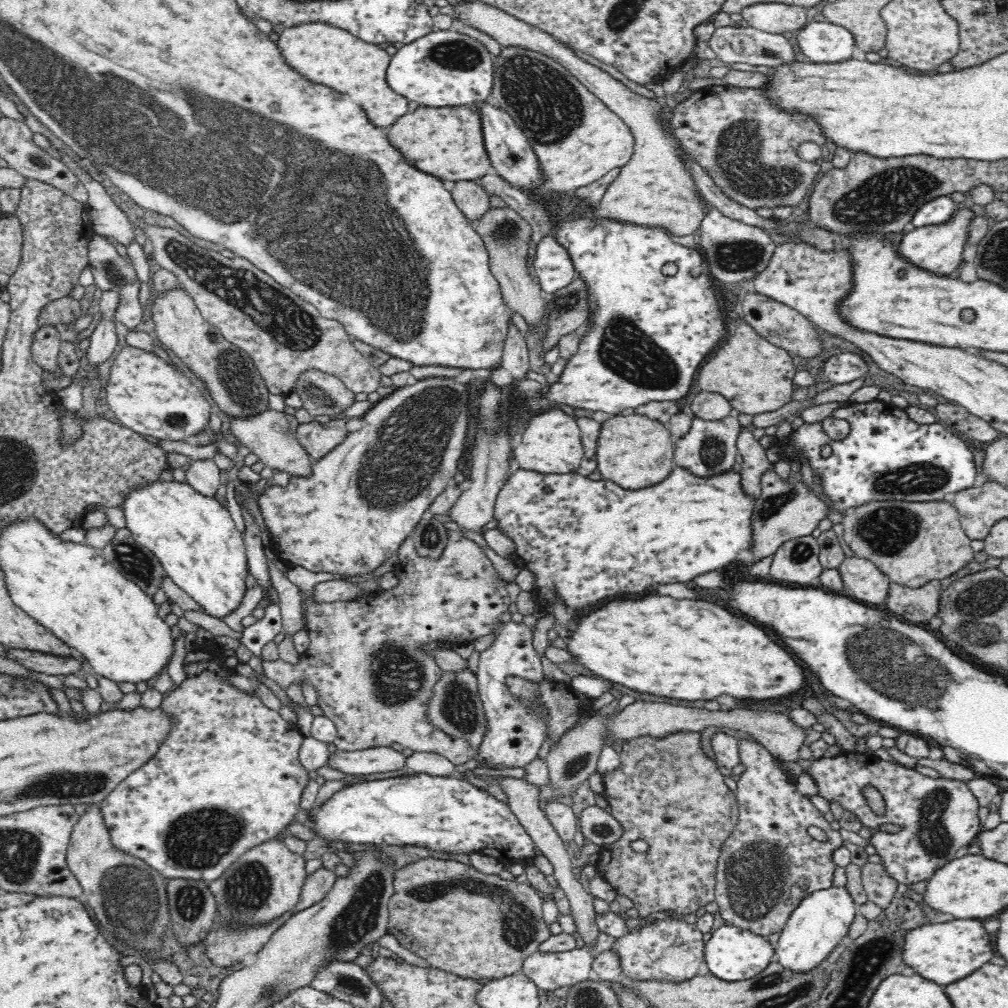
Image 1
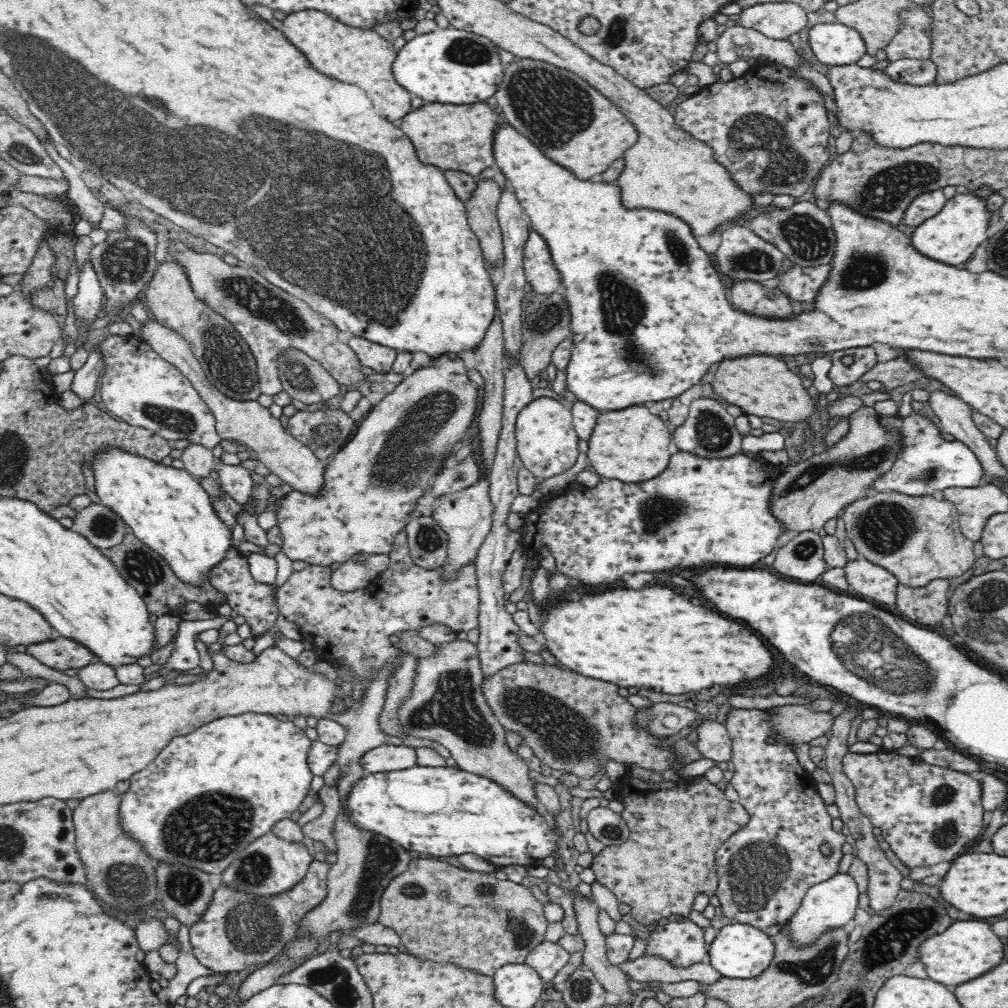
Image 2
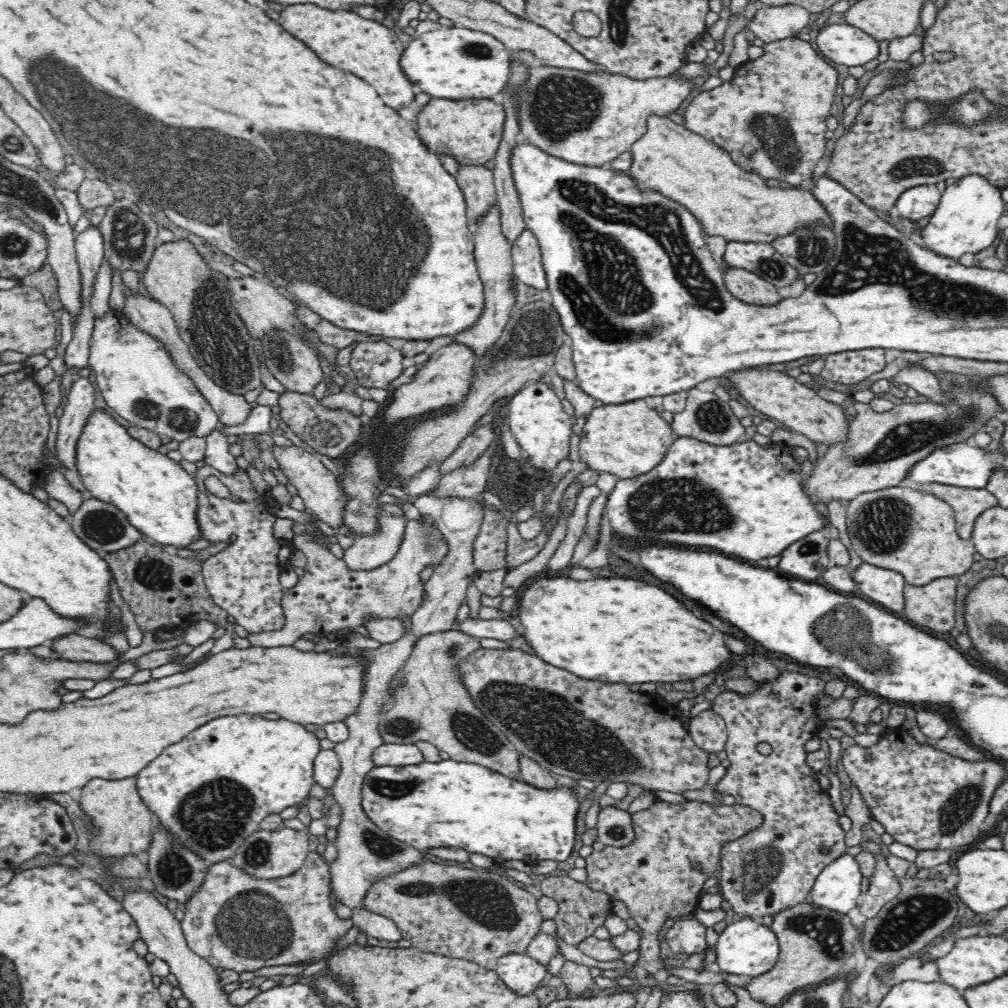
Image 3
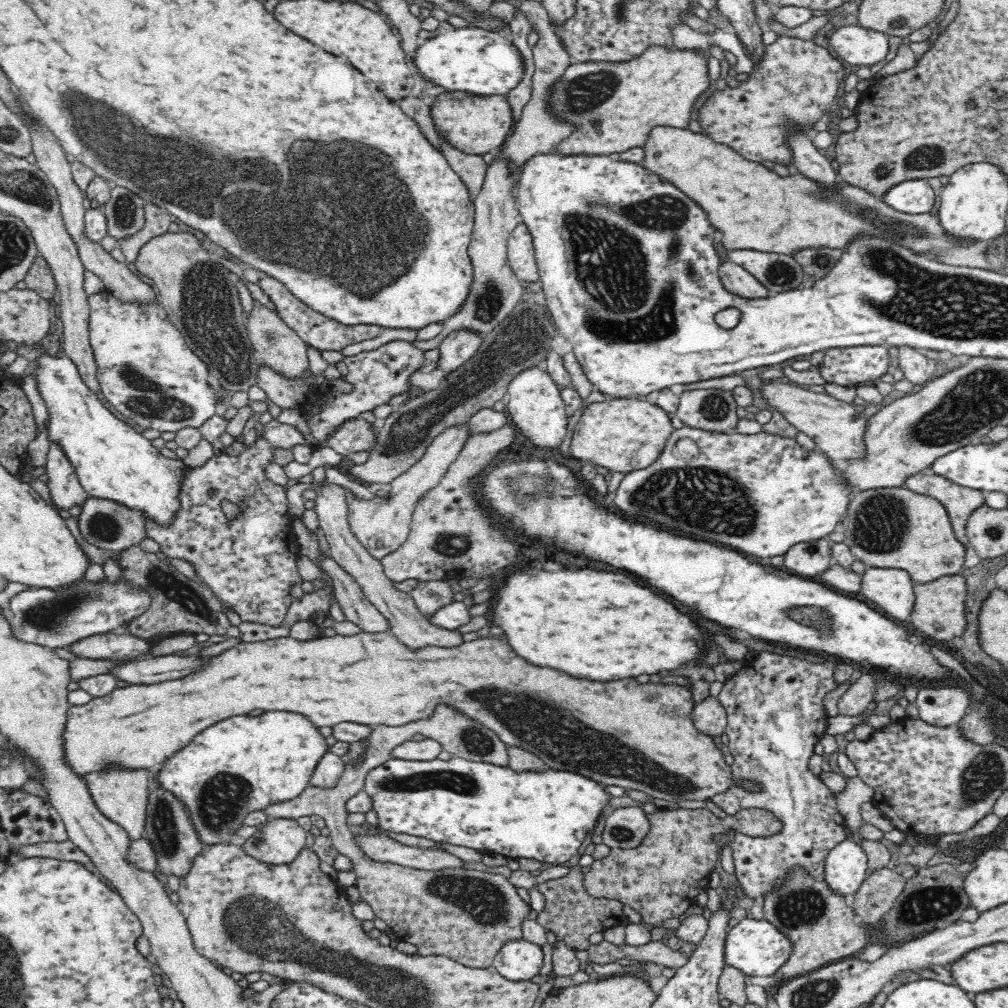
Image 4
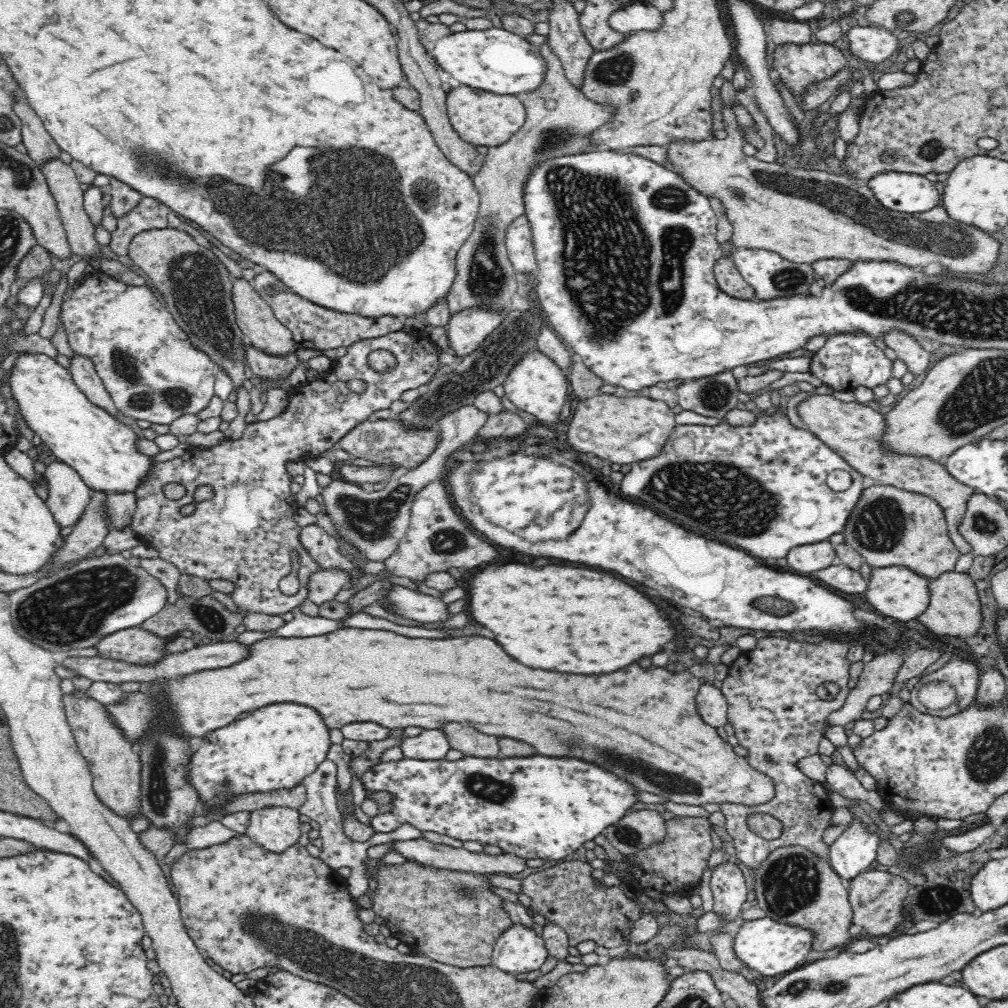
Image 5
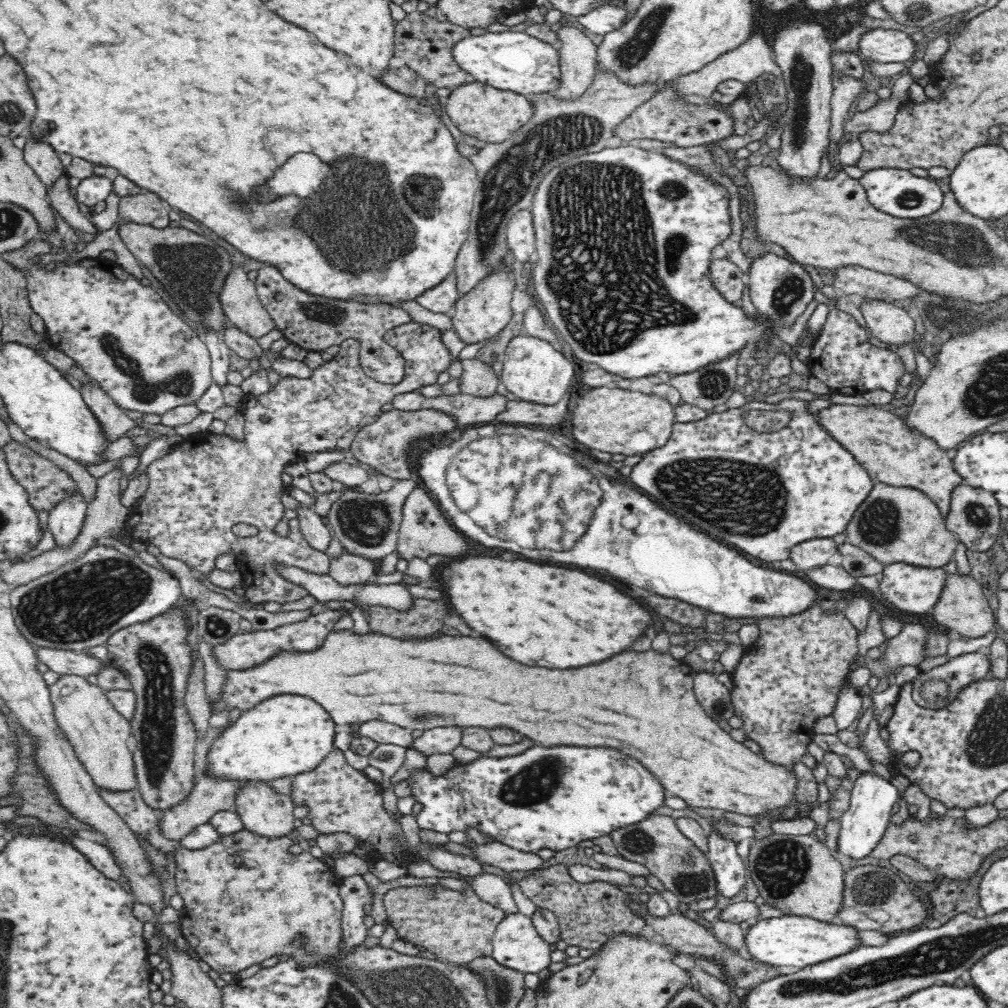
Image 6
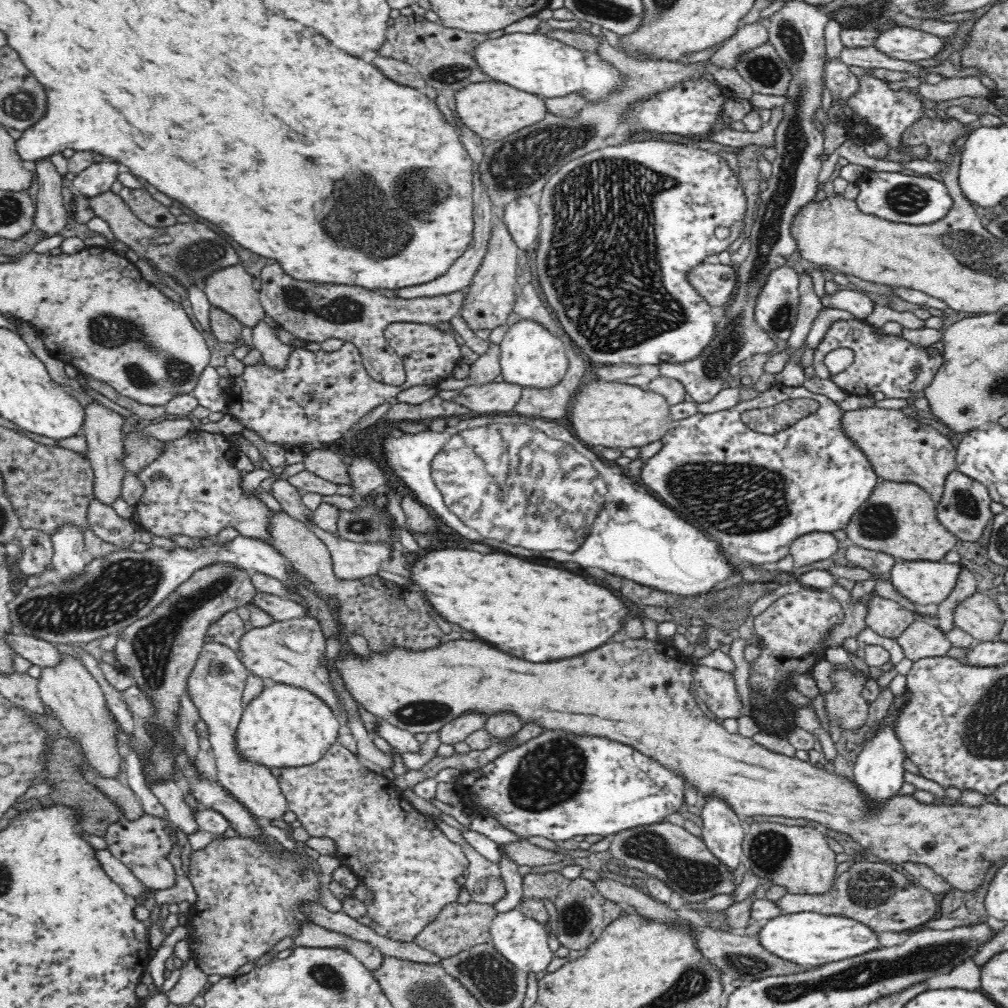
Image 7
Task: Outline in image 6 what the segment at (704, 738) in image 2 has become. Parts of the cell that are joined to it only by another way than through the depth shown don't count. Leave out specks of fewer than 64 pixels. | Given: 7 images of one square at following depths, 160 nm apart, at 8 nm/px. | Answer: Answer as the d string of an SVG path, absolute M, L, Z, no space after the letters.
M709 671L694 673L693 690L700 705L715 720L727 720L735 714L731 691Z

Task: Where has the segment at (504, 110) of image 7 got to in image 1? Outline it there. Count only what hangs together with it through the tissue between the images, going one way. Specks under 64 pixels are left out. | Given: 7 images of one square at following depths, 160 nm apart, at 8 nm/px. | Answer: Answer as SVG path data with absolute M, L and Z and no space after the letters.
M420 106L412 114L406 114L396 120L396 124L392 124L388 132L388 138L398 150L402 150L408 162L422 160L412 164L418 170L424 170L425 174L432 174L441 181L477 181L492 171L492 162L488 157L482 134L482 118L478 108Z

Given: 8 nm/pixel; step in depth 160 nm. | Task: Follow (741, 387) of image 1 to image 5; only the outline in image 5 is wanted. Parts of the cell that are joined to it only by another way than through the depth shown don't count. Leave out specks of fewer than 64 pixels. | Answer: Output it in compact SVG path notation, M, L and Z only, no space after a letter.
M814 395L808 397L798 406L798 414L812 431L835 450L854 470L884 485L895 486L902 490L923 494L933 498L941 507L947 522L948 532L960 554L973 552L968 541L958 531L960 520L966 510L969 494L976 490L957 481L948 472L942 461L932 460L928 456L898 454L891 452L883 444L883 436L888 428L885 415L872 409L868 404L858 401L841 402L832 395Z

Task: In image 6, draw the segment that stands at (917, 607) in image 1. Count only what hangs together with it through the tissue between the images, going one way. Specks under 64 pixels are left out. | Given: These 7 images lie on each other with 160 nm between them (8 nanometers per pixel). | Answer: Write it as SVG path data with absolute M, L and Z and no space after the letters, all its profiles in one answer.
M950 573L944 583L943 593L931 610L934 620L949 628L954 635L979 638L988 636L997 626L996 615L983 593L980 583L972 575Z

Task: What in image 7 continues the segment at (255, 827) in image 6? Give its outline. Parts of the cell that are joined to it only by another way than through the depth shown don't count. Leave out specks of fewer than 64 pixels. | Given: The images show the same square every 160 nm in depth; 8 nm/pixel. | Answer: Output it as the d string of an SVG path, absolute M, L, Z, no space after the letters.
M208 642L203 646L186 680L185 694L196 705L199 718L206 724L207 739L216 757L217 781L258 820L269 823L270 820L278 820L288 811L286 797L280 790L277 777L270 773L270 769L244 759L237 749L236 742L236 731L245 709L242 701L243 691L249 674L238 652L223 643Z

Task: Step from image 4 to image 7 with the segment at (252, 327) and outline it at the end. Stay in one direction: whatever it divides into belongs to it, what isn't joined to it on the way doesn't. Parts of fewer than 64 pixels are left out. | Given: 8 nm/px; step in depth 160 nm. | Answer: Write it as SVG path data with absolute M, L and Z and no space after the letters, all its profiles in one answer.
M242 265L226 266L205 279L203 291L212 305L252 328L258 320L263 320L265 314L252 281Z

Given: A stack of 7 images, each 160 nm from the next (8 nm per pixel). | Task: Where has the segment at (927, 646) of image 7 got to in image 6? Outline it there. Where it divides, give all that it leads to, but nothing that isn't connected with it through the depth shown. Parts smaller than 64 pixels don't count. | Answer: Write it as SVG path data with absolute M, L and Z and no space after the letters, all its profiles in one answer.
M906 623L906 626L902 627L902 632L896 638L889 640L882 660L867 660L865 665L870 668L871 674L876 674L878 678L886 676L890 670L900 666L918 668L918 665L928 658L928 651L926 651L928 635L929 632L924 625Z

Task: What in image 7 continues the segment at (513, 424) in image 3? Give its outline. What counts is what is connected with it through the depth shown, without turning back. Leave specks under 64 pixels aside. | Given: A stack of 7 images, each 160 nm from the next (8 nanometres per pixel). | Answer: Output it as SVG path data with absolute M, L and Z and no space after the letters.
M523 318L509 326L499 343L501 373L506 382L522 387L554 386L568 370L564 341L531 318Z

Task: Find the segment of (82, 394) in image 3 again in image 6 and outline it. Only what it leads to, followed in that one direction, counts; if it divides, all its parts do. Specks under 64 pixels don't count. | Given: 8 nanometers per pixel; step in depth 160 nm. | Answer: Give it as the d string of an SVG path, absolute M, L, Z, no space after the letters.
M72 495L59 502L49 512L49 531L54 547L69 549L79 537L87 515L87 504L82 495Z

